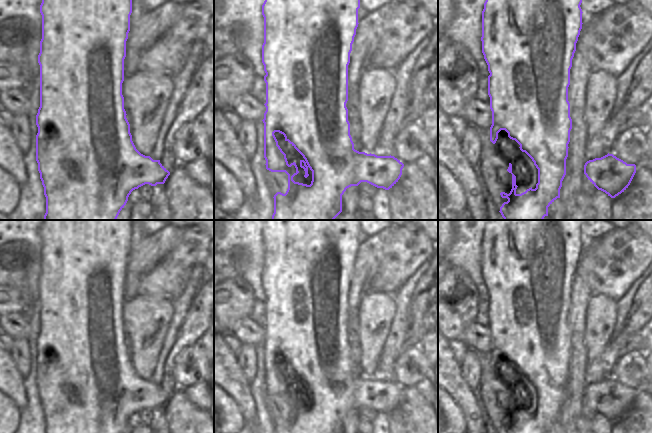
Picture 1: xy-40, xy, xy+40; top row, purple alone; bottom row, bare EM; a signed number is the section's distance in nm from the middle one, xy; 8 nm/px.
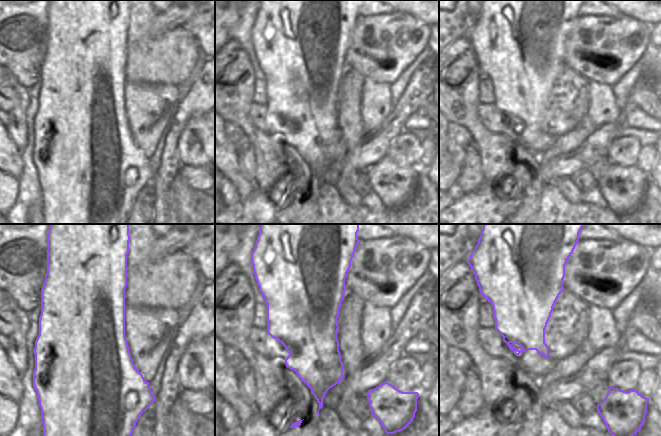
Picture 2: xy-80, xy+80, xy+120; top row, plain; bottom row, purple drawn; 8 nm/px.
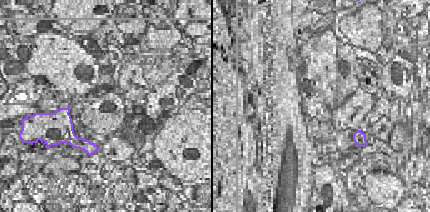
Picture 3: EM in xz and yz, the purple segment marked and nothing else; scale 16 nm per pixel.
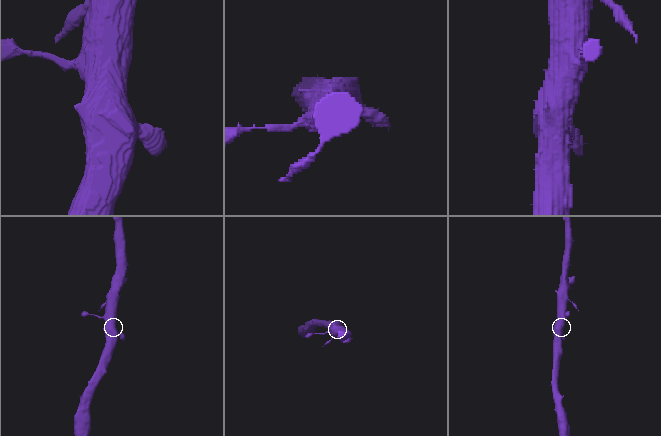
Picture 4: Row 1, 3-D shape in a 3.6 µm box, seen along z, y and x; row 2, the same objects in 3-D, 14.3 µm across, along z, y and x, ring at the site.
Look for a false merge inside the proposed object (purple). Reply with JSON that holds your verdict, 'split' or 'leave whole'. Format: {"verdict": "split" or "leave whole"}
{"verdict": "leave whole"}

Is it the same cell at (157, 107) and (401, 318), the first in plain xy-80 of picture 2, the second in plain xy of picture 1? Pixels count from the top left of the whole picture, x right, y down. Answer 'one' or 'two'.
two

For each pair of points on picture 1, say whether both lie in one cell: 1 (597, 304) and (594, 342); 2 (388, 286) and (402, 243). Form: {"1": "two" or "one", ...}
{"1": "one", "2": "one"}

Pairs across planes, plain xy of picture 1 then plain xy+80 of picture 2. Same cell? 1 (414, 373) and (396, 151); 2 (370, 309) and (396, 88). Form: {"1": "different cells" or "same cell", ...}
{"1": "same cell", "2": "different cells"}

